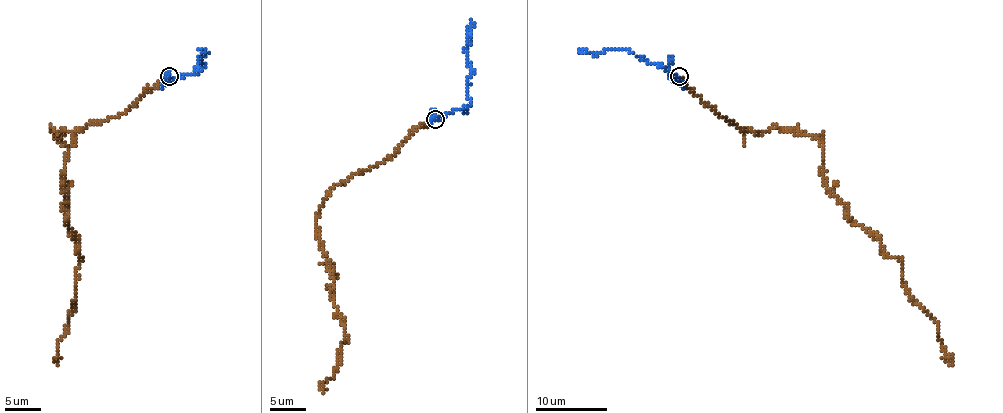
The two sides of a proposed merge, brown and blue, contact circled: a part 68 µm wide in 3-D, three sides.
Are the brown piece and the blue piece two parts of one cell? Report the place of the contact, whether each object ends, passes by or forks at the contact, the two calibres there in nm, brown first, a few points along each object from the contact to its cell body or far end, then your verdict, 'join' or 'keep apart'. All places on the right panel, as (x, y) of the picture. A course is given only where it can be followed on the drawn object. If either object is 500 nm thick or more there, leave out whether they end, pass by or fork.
(679, 76) | brown ends | blue passes by | 160/130 nm | brown via (678, 77), (741, 131), (786, 129), (820, 141), (826, 186), (899, 260), (901, 282), (937, 325), (952, 366) | blue via (678, 77), (621, 48), (599, 53), (583, 53), (580, 50) | join

